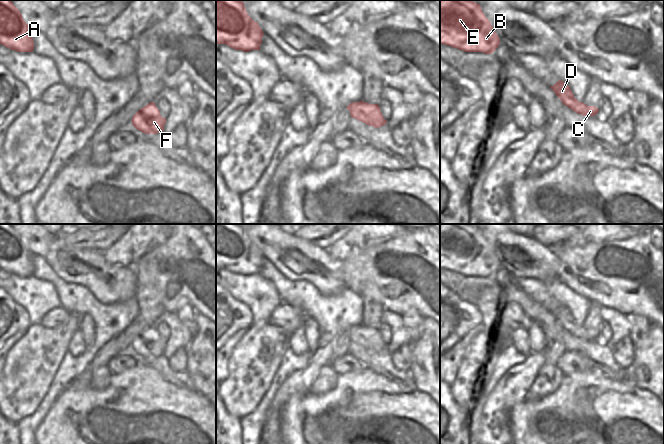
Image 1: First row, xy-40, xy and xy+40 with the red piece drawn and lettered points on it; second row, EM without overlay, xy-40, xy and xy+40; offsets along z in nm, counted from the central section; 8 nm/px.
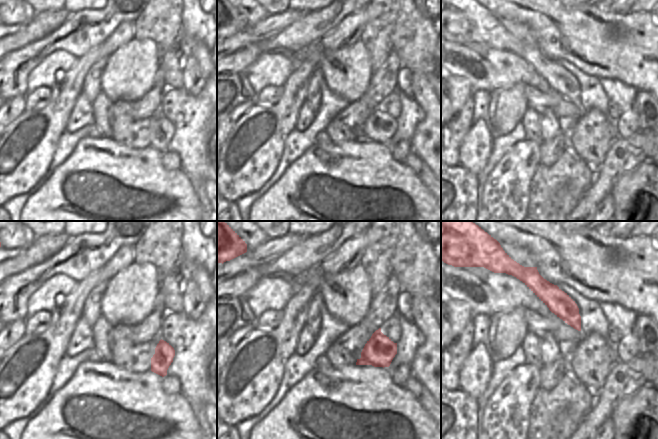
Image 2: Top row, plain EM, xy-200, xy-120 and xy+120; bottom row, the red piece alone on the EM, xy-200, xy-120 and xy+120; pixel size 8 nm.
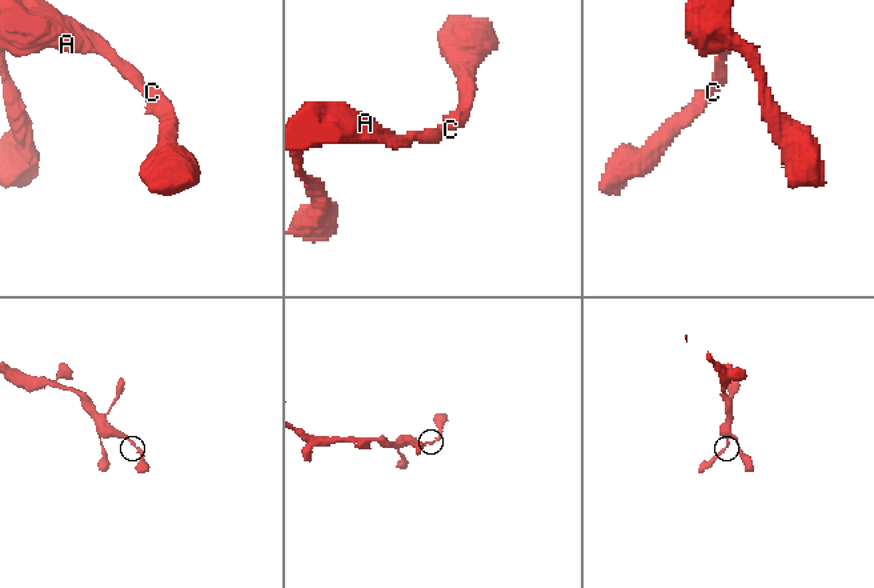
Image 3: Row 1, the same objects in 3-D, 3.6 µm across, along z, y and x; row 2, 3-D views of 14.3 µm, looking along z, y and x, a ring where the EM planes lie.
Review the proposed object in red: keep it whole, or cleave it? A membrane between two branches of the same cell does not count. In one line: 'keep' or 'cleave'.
keep

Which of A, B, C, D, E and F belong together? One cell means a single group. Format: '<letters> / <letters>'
A B C D E F

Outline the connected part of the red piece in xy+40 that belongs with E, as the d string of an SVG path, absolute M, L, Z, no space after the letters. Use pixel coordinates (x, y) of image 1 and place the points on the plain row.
M440 224L440 268L465 276L492 278L500 269L500 263L480 228L472 224Z

